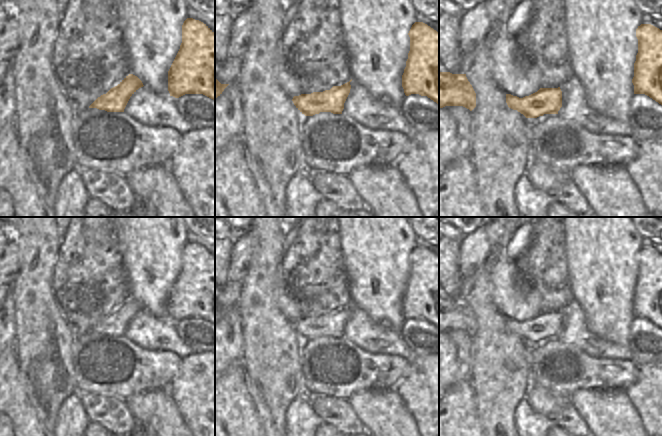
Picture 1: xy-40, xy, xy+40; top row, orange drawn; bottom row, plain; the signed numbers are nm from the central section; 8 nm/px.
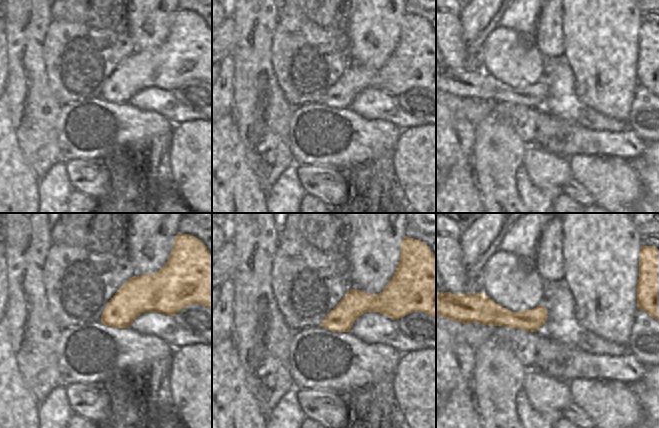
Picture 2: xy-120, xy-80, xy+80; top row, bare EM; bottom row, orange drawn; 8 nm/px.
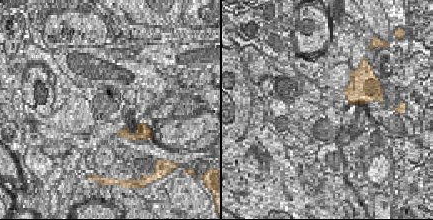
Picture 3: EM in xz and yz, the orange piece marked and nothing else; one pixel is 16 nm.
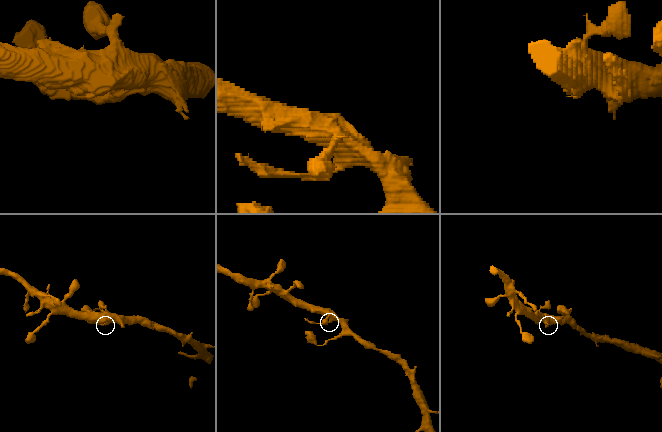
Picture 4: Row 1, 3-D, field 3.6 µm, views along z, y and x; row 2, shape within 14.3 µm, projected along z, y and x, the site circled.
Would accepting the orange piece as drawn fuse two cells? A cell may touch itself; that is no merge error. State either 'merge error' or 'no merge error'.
merge error

